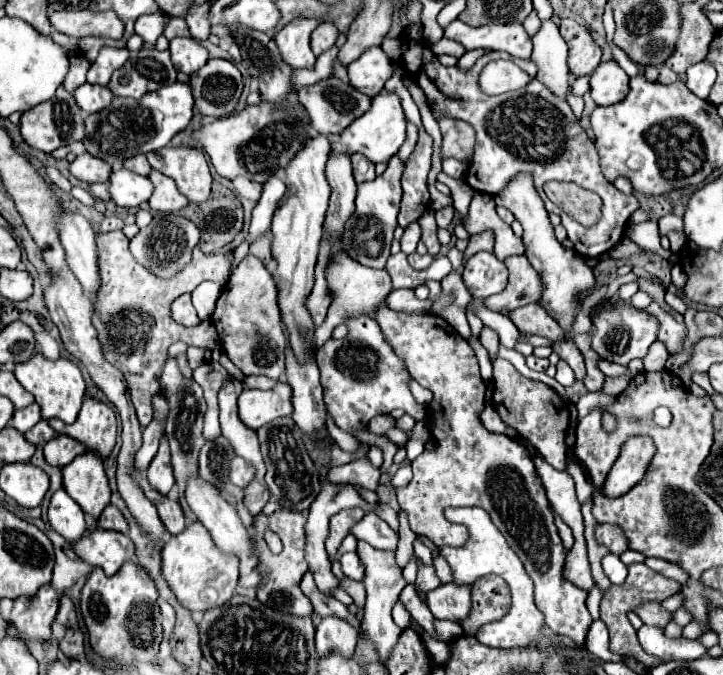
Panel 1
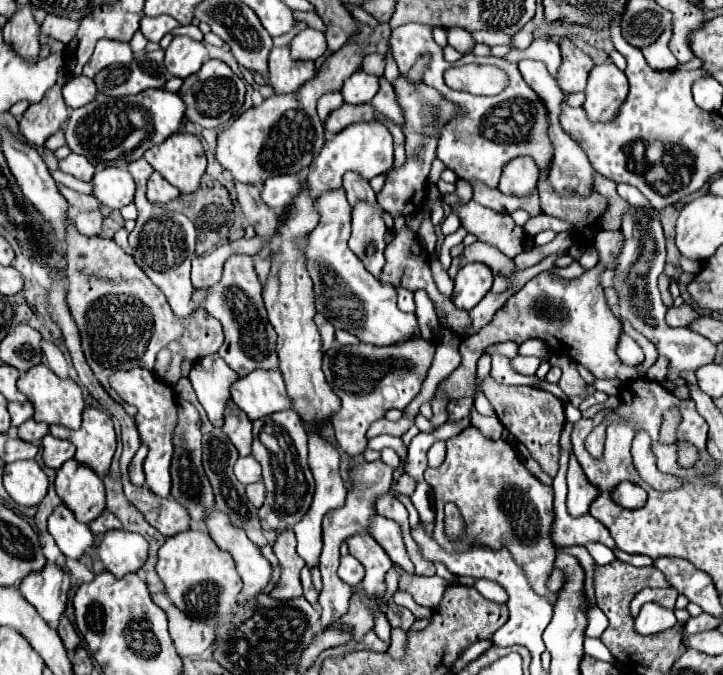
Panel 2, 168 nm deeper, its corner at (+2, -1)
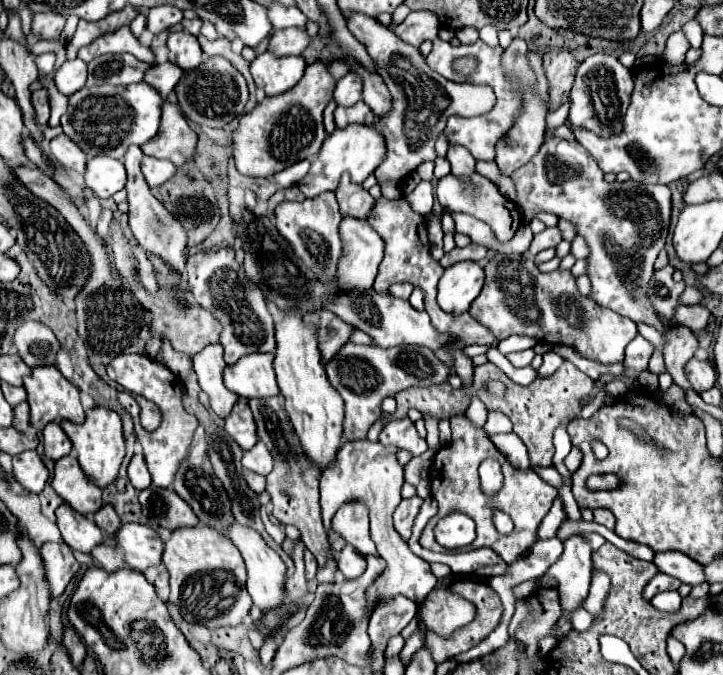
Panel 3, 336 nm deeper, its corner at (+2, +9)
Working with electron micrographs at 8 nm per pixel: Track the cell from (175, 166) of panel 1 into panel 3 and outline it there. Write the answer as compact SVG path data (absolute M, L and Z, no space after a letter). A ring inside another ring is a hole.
M169 103L163 107L159 133L143 145L143 153L157 159L167 159L175 167L181 167L193 159L195 147L197 133L189 127L181 111L177 111L177 107Z

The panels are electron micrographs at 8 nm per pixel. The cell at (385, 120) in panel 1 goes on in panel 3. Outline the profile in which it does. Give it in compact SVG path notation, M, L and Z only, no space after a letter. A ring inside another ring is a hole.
M347 125L343 129L335 129L325 141L321 151L311 163L309 173L305 179L297 185L305 197L317 197L325 191L335 191L339 185L341 175L347 171L355 183L363 183L375 167L379 167L385 159L387 145L383 135L373 127L373 125Z

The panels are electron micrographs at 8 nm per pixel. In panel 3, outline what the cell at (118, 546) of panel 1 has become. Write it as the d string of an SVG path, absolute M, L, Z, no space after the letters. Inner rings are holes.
M125 523L119 527L115 541L125 553L127 567L135 571L145 571L149 565L155 565L161 561L163 541L147 525Z

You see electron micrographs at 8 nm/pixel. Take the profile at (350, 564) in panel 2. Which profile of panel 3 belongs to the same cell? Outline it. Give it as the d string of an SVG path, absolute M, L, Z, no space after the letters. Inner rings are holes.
M345 545L345 549L337 555L337 567L345 579L357 579L365 571L365 557L351 549L351 545Z

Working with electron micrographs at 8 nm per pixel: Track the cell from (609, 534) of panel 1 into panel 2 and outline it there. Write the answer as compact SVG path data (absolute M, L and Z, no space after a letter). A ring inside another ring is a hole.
M561 449L557 477L553 479L553 489L555 489L555 521L551 529L553 543L555 545L585 545L589 541L599 541L607 545L609 549L615 549L613 537L609 535L607 527L601 521L597 521L591 515L583 515L575 519L567 513L567 505L565 505L567 461L569 461L569 454Z

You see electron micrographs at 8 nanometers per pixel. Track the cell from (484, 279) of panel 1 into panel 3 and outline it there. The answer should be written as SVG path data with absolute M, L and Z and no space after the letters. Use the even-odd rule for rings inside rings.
M459 261L445 269L439 281L437 303L447 313L463 313L481 293L485 271L477 261Z

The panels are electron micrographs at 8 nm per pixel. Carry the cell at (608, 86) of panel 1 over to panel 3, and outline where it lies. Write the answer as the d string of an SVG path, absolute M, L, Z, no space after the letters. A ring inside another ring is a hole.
M595 53L587 57L575 75L575 85L571 89L571 111L569 121L577 127L585 127L601 137L615 135L623 129L623 113L627 111L629 97L633 93L631 69L623 67L617 57L607 53Z

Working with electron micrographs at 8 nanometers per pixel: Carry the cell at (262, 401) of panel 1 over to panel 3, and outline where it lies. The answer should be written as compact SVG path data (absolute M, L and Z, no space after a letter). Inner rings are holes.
M253 353L229 365L225 369L225 387L245 399L279 395L273 373L273 353Z

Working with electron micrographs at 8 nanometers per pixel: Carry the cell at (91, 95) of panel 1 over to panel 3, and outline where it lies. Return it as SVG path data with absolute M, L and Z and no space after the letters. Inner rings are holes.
M79 59L65 61L55 73L55 85L67 97L73 95L75 91L83 89L85 81L87 81L87 65Z

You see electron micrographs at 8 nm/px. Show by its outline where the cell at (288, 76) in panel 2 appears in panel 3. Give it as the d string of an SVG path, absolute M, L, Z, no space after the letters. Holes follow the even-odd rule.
M265 51L251 63L251 75L267 95L279 95L301 81L305 67L303 57L277 57Z

